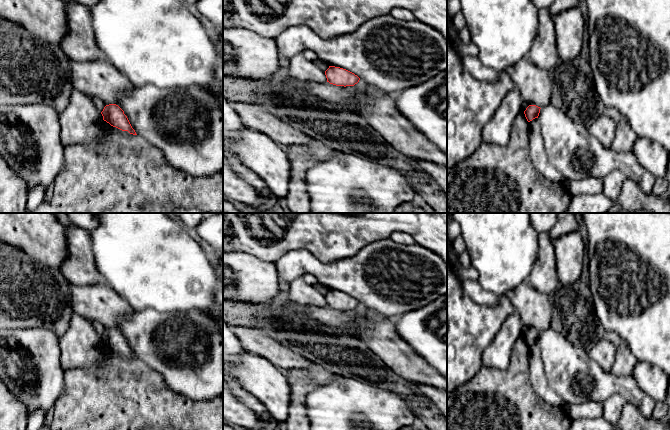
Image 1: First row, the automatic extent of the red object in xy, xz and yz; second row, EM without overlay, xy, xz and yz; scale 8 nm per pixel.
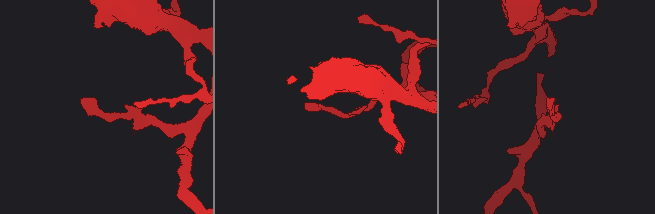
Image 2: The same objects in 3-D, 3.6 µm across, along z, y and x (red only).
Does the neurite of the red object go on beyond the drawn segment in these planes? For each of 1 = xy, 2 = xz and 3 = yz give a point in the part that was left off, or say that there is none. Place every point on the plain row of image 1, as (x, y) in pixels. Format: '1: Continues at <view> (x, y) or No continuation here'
1: No continuation here
2: No continuation here
3: No continuation here

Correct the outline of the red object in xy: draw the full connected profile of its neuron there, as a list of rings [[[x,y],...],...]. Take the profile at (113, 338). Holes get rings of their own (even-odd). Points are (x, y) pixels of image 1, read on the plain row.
[[[116,328],[106,329],[101,336],[103,344],[111,350],[116,351],[122,355],[128,355],[130,358],[137,359],[132,352],[124,335]]]

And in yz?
[[[529,329],[524,335],[525,341],[528,346],[532,345],[535,342],[538,342],[540,337],[540,331],[536,329]]]

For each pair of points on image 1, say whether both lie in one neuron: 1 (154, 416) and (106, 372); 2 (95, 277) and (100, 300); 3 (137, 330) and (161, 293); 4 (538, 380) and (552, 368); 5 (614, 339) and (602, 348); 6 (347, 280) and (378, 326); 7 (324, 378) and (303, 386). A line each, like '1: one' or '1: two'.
1: one
2: two
3: two
4: two
5: two
6: two
7: one

